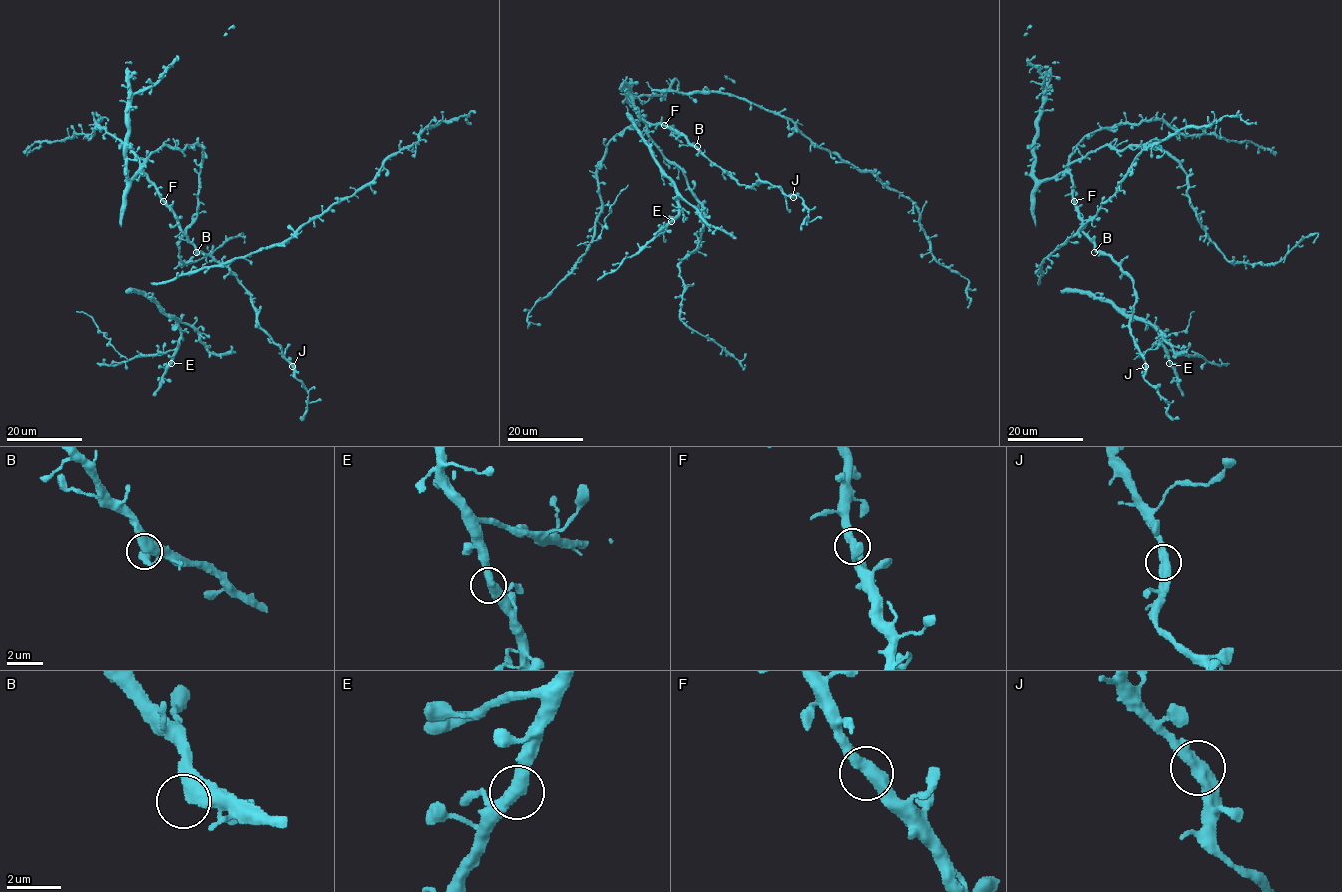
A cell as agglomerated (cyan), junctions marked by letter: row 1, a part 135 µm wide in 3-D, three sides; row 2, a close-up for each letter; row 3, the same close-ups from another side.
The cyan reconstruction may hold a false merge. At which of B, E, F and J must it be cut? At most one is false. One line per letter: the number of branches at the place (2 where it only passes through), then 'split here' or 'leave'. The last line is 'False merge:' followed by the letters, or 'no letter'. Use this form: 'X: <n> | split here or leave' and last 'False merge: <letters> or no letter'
B: 2 | leave
E: 2 | leave
F: 2 | leave
J: 2 | leave
False merge: no letter

